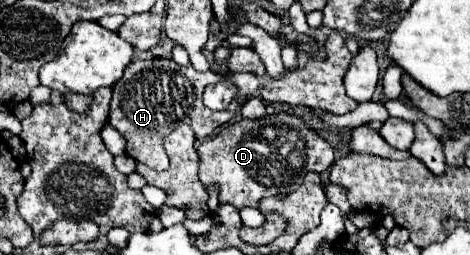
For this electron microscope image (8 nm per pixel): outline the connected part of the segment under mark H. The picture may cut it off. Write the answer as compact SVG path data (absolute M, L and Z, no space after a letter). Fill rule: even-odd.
M152 58L152 60L136 60L130 62L124 70L124 76L114 84L114 96L112 96L112 114L110 114L110 124L126 138L126 154L132 156L134 160L154 168L154 170L166 170L168 168L168 156L162 146L162 136L166 136L172 126L178 122L190 124L192 130L196 132L198 140L204 140L210 136L218 126L226 124L234 112L236 106L242 100L240 92L250 92L256 94L260 88L256 74L232 74L232 76L222 76L216 72L198 72L192 66L180 66L172 58ZM228 78L238 86L238 96L230 104L230 108L216 112L204 106L202 102L202 92L208 84L216 84L220 80Z

